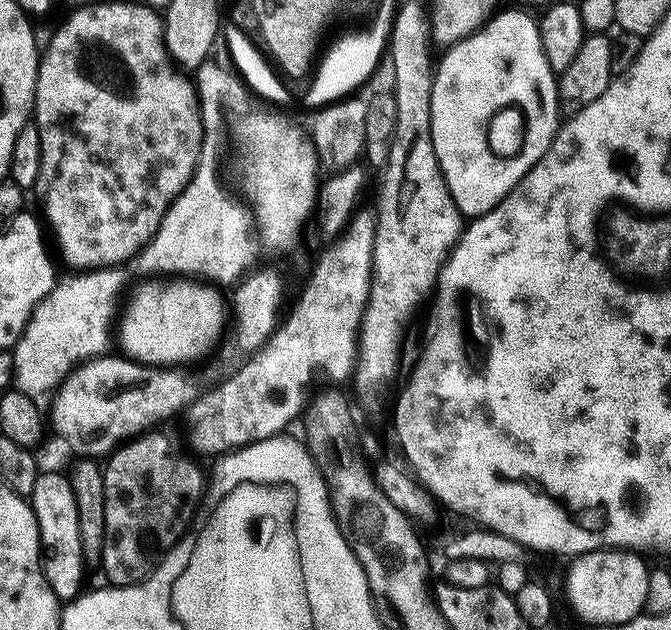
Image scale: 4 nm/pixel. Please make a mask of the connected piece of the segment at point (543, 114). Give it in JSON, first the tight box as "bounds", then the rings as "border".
{"bounds":[430,11,562,218],"border":[[[497,11],[491,18],[485,20],[483,25],[470,33],[464,39],[457,41],[447,49],[444,57],[439,57],[434,68],[432,78],[432,93],[430,98],[430,126],[432,127],[432,145],[434,154],[438,158],[438,172],[442,177],[443,187],[450,190],[454,202],[458,206],[461,216],[465,218],[475,218],[485,216],[491,208],[498,206],[514,190],[514,186],[523,178],[530,169],[546,154],[546,150],[552,144],[552,139],[556,137],[556,129],[562,123],[562,113],[560,101],[556,99],[557,73],[552,71],[550,62],[546,62],[546,54],[542,50],[540,41],[540,25],[537,17],[527,16],[524,12],[500,12]]]}

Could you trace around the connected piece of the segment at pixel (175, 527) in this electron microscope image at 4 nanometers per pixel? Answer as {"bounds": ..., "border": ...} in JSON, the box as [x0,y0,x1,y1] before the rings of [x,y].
{"bounds":[102,430,206,586],"border":[[[164,430],[141,432],[124,441],[103,465],[106,534],[102,569],[112,586],[138,584],[147,578],[189,531],[204,498],[206,476],[204,480],[199,462],[160,431]]]}

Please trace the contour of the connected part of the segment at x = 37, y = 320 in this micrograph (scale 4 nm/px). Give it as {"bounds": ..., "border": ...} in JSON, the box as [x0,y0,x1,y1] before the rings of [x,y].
{"bounds":[11,267,124,398],"border":[[[119,267],[94,268],[81,271],[76,276],[57,279],[52,287],[52,293],[45,300],[36,305],[24,333],[16,347],[11,349],[12,374],[15,387],[22,394],[33,398],[40,396],[51,397],[60,384],[76,369],[76,365],[85,360],[94,360],[97,356],[105,355],[109,351],[108,343],[113,343],[112,319],[116,316],[116,299],[124,288],[124,276]]]}

